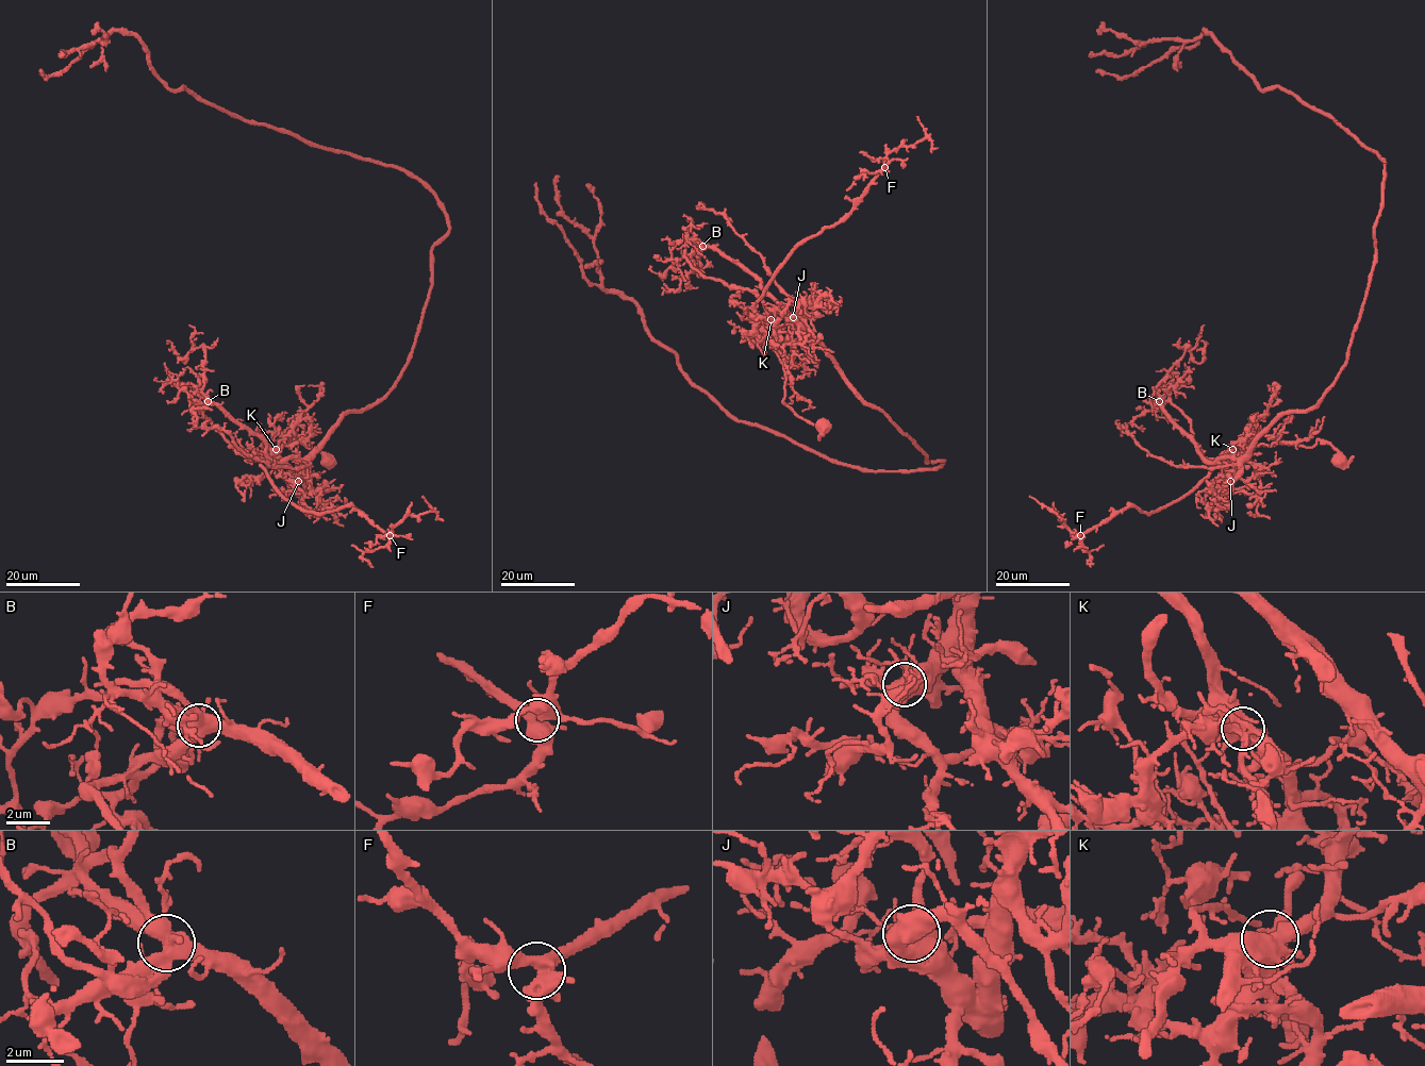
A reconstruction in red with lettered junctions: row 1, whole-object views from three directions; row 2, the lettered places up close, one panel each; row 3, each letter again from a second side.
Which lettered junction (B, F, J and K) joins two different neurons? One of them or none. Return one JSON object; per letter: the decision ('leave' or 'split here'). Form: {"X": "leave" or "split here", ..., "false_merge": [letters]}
{"B": "split here", "F": "leave", "J": "leave", "K": "leave", "false_merge": ["B"]}

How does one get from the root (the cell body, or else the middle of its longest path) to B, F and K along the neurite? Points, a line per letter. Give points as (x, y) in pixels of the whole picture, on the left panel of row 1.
B: (328, 461), (294, 439), (290, 447), (266, 445), (267, 457), (243, 456), (189, 397), (208, 401)
F: (328, 461), (292, 439), (290, 447), (266, 445), (260, 466), (274, 486), (304, 511), (353, 506), (390, 535)
K: (328, 461), (322, 460), (319, 451), (294, 439), (290, 447), (290, 444), (266, 445), (268, 449), (276, 449)

